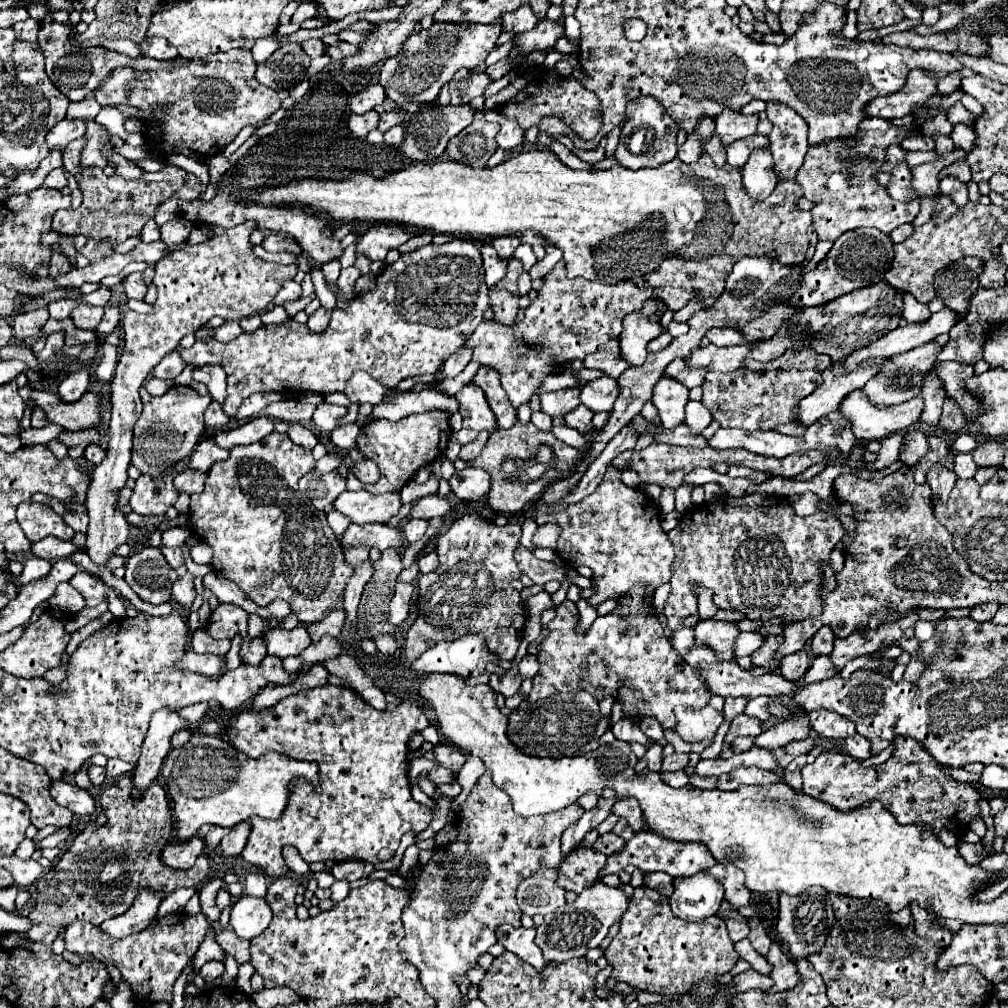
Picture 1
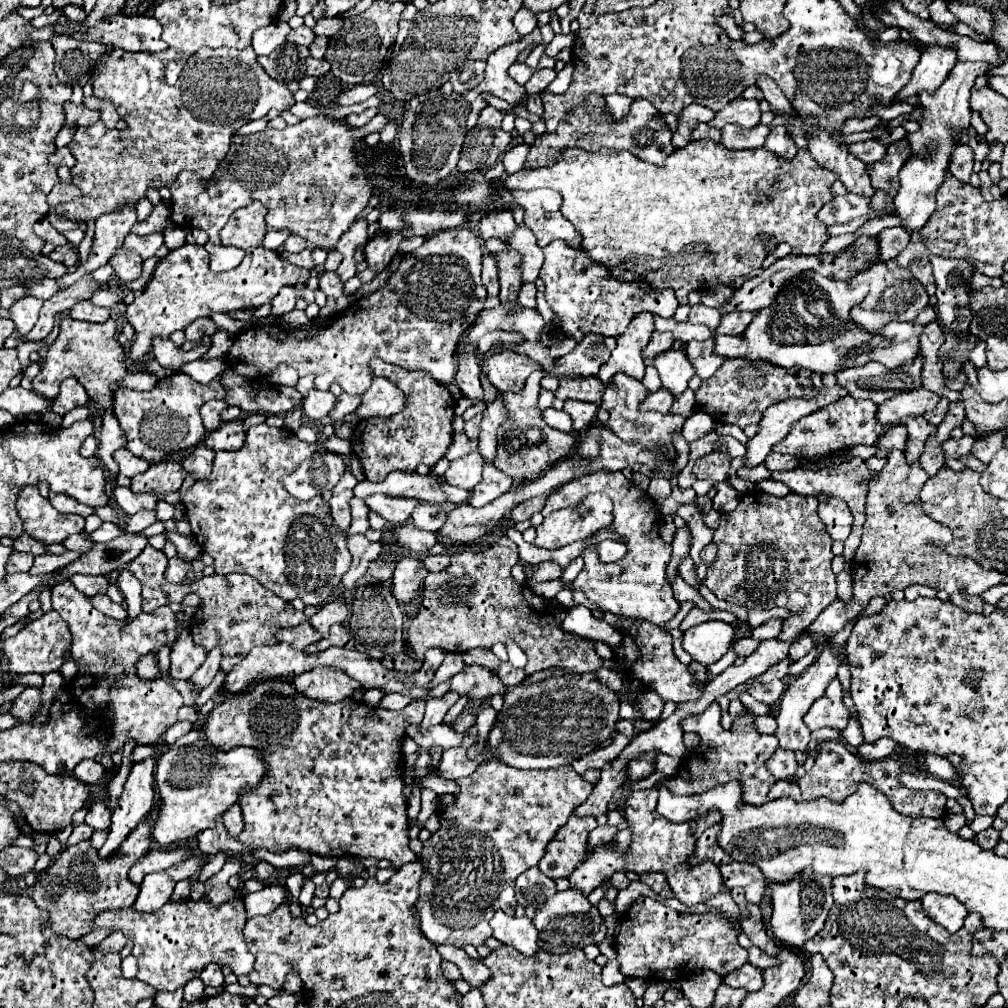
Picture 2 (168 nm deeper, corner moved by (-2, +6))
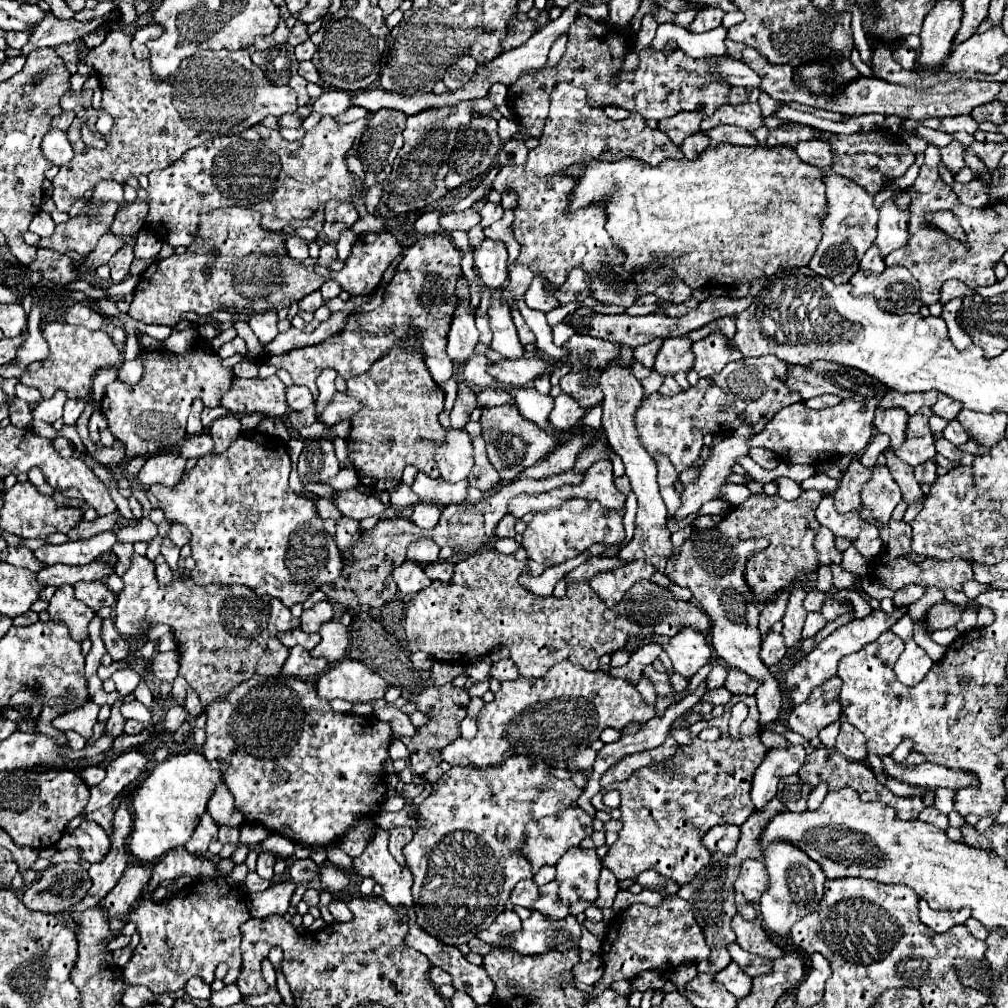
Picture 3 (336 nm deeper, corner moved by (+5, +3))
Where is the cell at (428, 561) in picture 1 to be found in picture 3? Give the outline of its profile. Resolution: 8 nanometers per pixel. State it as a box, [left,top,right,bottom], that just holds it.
[425,561,455,583]

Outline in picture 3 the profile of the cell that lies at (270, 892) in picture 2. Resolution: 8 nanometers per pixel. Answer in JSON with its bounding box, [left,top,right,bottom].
[249,881,295,917]

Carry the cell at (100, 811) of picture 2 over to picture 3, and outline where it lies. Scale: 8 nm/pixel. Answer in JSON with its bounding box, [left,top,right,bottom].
[61,821,109,863]

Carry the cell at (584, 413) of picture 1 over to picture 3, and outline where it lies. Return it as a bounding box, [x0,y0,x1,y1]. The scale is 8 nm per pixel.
[549,393,585,429]

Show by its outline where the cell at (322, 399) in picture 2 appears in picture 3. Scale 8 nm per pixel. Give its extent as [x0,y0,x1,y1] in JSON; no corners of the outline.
[287,385,313,411]

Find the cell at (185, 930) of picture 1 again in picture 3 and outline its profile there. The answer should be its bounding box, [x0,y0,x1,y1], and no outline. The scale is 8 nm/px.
[123,859,249,993]

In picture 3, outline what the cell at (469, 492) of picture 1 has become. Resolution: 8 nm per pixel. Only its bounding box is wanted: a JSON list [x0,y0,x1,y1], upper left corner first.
[435,429,473,483]

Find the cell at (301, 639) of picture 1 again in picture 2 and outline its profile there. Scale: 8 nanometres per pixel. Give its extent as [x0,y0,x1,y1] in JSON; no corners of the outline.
[276,622,322,650]

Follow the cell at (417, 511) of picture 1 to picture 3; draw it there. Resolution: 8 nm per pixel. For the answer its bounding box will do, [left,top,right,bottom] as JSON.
[333,489,385,521]

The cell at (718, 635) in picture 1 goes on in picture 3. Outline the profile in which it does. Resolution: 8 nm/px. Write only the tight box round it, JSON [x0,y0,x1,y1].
[663,627,711,679]

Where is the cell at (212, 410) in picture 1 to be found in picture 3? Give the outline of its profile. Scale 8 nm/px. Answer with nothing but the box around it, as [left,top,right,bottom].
[187,399,203,435]

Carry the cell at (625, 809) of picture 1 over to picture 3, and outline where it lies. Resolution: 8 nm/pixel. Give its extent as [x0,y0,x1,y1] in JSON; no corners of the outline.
[595,867,619,909]

